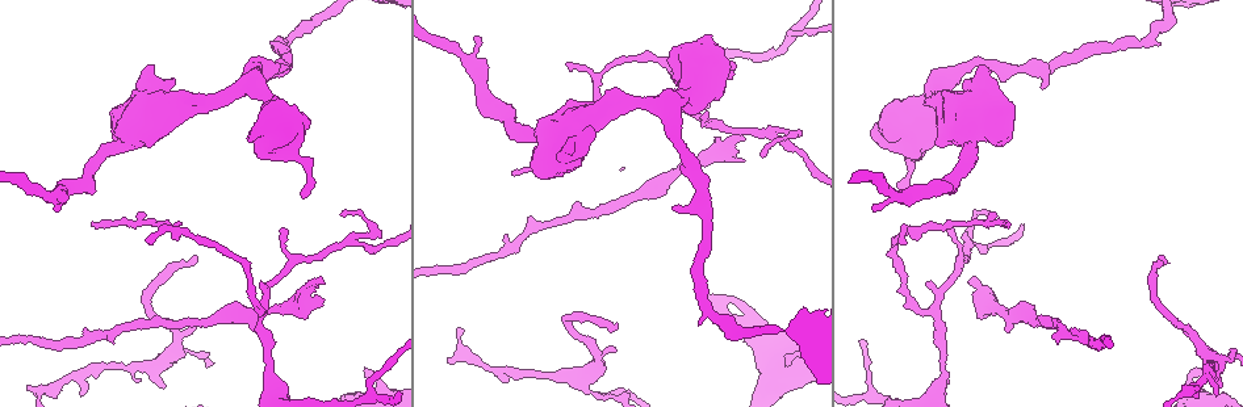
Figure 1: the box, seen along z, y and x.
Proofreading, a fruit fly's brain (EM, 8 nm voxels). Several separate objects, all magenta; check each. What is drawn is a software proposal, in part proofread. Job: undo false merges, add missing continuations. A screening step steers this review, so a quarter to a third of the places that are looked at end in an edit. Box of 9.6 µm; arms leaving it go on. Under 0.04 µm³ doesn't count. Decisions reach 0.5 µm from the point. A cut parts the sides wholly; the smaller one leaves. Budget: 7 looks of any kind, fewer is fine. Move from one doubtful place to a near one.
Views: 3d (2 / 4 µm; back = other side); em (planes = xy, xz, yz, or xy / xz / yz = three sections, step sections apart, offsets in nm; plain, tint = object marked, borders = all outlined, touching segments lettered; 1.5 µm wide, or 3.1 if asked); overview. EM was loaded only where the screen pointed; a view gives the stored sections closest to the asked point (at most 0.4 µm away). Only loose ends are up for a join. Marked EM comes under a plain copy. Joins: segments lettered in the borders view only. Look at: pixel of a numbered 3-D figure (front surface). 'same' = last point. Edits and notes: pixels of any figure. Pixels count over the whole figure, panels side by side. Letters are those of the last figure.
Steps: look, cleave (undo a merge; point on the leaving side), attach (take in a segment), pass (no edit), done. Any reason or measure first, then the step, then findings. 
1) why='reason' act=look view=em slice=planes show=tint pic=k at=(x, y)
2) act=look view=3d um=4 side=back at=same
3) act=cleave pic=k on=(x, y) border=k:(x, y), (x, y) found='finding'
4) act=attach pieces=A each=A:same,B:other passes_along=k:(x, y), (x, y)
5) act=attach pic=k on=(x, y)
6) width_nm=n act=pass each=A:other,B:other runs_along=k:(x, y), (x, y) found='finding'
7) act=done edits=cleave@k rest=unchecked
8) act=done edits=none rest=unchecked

why='an open end' act=look view=3d um=4 pic=1 at=(612, 350)

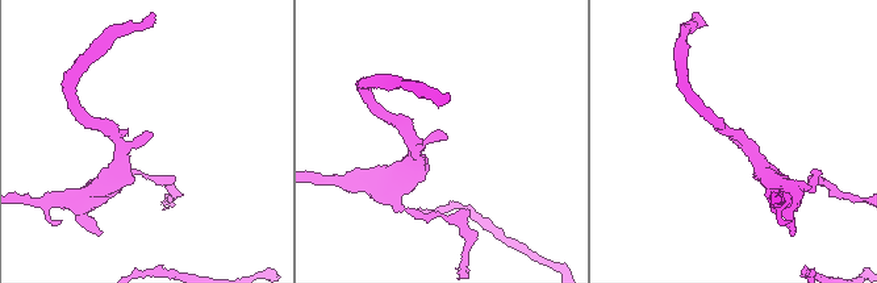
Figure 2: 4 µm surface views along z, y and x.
arm_widths_nm=170,300 why='shape alone is not enough' act=look view=em slice=xy step=8 show=tint pic=2 at=(441, 136)

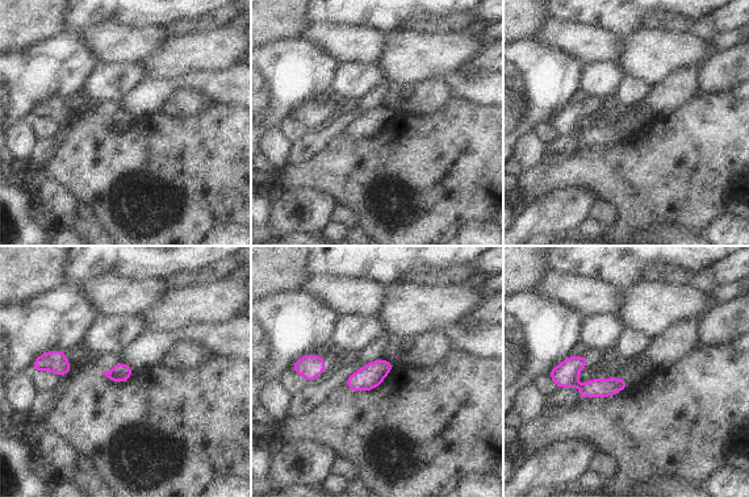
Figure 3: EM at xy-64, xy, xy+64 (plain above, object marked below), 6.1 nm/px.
why='cut it another way' act=look view=em slice=planes show=borders at=same

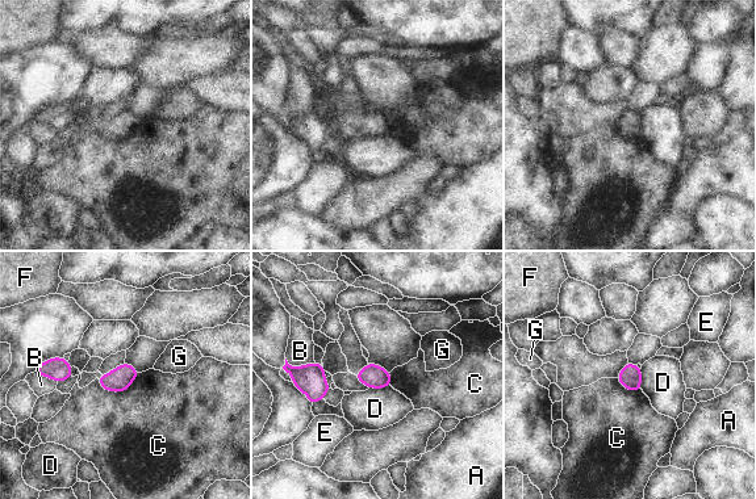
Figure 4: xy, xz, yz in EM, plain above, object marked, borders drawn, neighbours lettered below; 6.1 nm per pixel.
width_nm=140 act=pass each=A:other,B:other,C:other,D:other,E:other,F:other,G:other border=4:(140, 373), (121, 391), (96, 380) found='no lettered segment goes on from it'

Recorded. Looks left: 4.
why='thin end' act=look view=em slice=yz step=8 show=borders pic=1 at=(1198, 386)

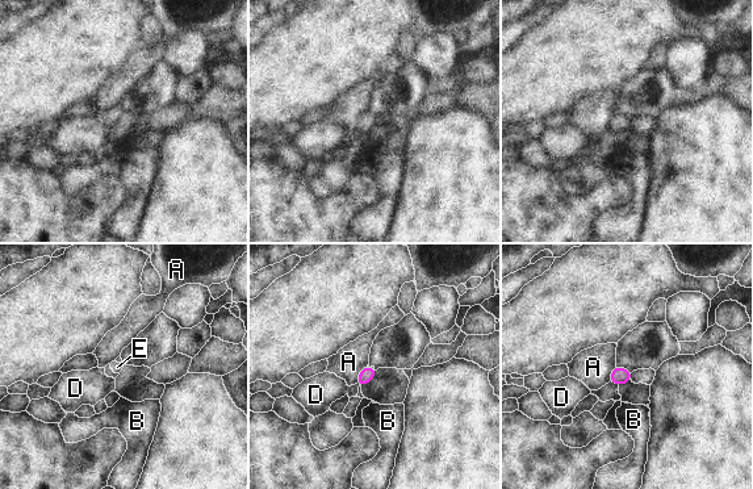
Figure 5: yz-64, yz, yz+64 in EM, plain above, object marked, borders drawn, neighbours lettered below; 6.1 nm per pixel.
act=look view=em slice=planes show=borders at=same

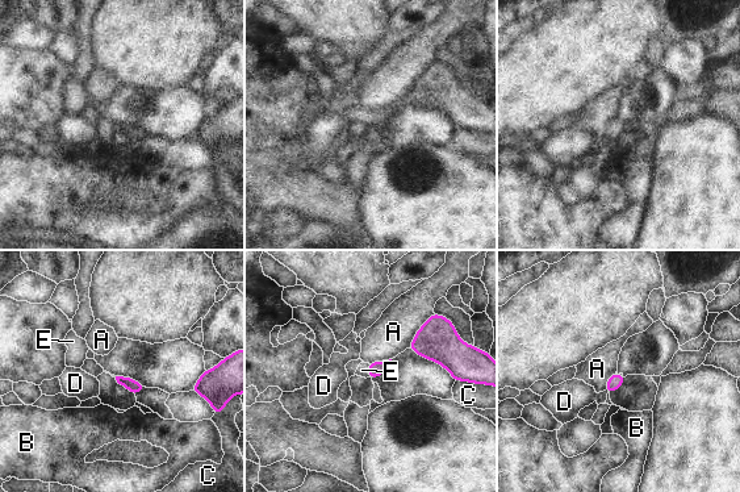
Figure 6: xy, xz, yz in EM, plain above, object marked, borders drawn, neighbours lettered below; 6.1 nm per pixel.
longest_contact=A:280nm act=attach pieces=E each=A:other,B:other,C:other,D:other,E:same found='the neuron continues'

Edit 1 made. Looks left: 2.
act=done edits=attach@6 rest=unchecked

